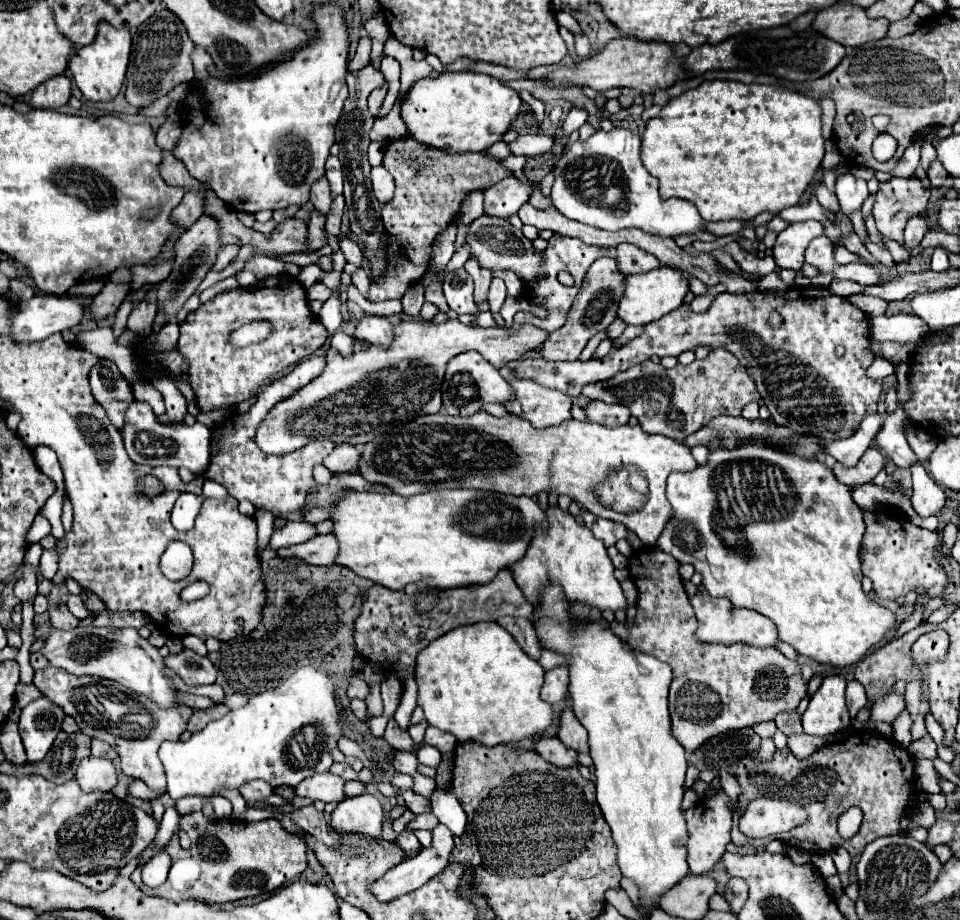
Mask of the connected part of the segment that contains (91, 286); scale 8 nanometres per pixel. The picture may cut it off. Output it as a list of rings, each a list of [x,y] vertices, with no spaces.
[[[96,280],[96,282],[86,282],[86,284],[76,284],[70,288],[68,294],[72,296],[96,296],[102,288],[102,280]]]

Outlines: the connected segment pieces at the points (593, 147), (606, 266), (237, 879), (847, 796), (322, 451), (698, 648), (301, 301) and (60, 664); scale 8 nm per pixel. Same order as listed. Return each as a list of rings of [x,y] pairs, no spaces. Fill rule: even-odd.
[[[614,126],[610,132],[598,130],[588,140],[570,142],[552,164],[552,172],[552,204],[570,220],[578,220],[600,230],[640,228],[644,232],[670,238],[702,230],[704,220],[694,204],[680,198],[662,200],[658,196],[658,180],[648,174],[640,160],[640,136],[628,128]],[[588,188],[594,188],[594,194],[588,194]]]
[[[598,258],[590,270],[586,272],[584,284],[572,304],[572,310],[566,318],[566,324],[552,332],[550,338],[542,344],[540,352],[536,352],[538,358],[544,358],[548,362],[568,362],[568,360],[576,360],[582,352],[582,348],[586,346],[586,342],[600,330],[606,330],[614,320],[616,320],[616,308],[620,302],[620,296],[624,294],[622,290],[624,286],[624,276],[620,276],[618,268],[616,268],[616,260],[612,258]]]
[[[190,812],[180,818],[180,828],[188,832],[192,848],[182,850],[176,832],[170,842],[162,846],[172,856],[172,868],[168,880],[162,886],[150,888],[140,880],[140,868],[150,858],[152,846],[148,846],[138,856],[138,868],[134,870],[130,880],[140,886],[144,894],[160,896],[172,902],[196,898],[208,904],[226,904],[248,896],[258,896],[262,892],[272,892],[300,876],[308,866],[306,844],[296,834],[284,830],[278,818],[262,822],[242,822],[236,818],[210,820],[202,812]]]
[[[856,732],[842,742],[834,742],[812,752],[812,756],[804,760],[798,760],[790,748],[776,750],[770,762],[760,762],[756,752],[746,754],[740,758],[740,762],[736,762],[734,776],[740,784],[738,808],[734,810],[732,824],[732,842],[736,846],[742,846],[742,840],[746,838],[738,830],[738,820],[746,804],[752,798],[770,796],[770,792],[776,792],[776,798],[790,798],[804,804],[810,816],[804,826],[778,836],[784,844],[812,854],[842,846],[850,852],[850,856],[858,856],[866,844],[874,842],[876,838],[900,832],[900,818],[908,808],[910,794],[914,790],[914,760],[904,748],[896,744],[892,746],[892,742],[886,738],[872,736],[870,732]],[[852,806],[858,806],[864,812],[864,820],[858,834],[844,840],[838,834],[838,818]]]
[[[312,356],[308,360],[302,360],[300,364],[296,364],[296,368],[288,376],[282,376],[282,378],[270,382],[256,396],[256,402],[248,408],[248,412],[244,412],[244,416],[236,414],[224,422],[224,428],[222,428],[222,424],[216,426],[212,430],[210,464],[204,470],[204,478],[212,478],[214,482],[222,484],[228,490],[228,494],[234,496],[236,500],[250,500],[256,508],[270,510],[276,516],[288,514],[288,512],[302,512],[308,490],[314,486],[312,466],[320,464],[324,460],[324,456],[328,452],[332,452],[332,448],[336,444],[332,444],[328,440],[316,440],[292,454],[266,456],[256,446],[254,432],[256,432],[260,420],[264,420],[264,416],[268,414],[268,410],[274,404],[292,396],[292,392],[300,390],[304,384],[312,382],[322,370],[324,370],[324,356]]]
[[[644,546],[634,552],[630,558],[628,570],[630,578],[638,588],[636,602],[636,618],[634,622],[612,622],[610,628],[614,634],[624,638],[632,648],[654,654],[658,660],[664,660],[672,668],[672,684],[670,684],[670,716],[672,716],[672,732],[676,740],[684,746],[686,752],[694,752],[708,738],[724,734],[728,730],[738,730],[752,726],[756,722],[772,720],[782,710],[794,710],[802,696],[808,692],[808,682],[802,678],[802,664],[786,658],[778,648],[756,648],[750,644],[704,644],[696,638],[698,620],[694,616],[694,608],[684,592],[682,578],[678,574],[678,562],[662,552],[658,546]]]
[[[282,272],[278,276],[268,276],[250,288],[220,292],[212,300],[204,302],[196,312],[188,314],[180,322],[178,350],[186,360],[190,360],[188,380],[196,394],[196,402],[202,412],[208,412],[250,400],[258,388],[266,384],[264,380],[302,358],[312,356],[324,346],[328,336],[328,330],[308,306],[304,286]],[[254,320],[268,320],[272,324],[272,334],[256,346],[234,348],[230,344],[230,332]]]
[[[76,626],[72,630],[52,630],[44,638],[44,648],[40,650],[42,656],[56,668],[62,668],[76,676],[98,676],[116,680],[118,684],[144,694],[160,706],[178,704],[174,694],[178,692],[168,678],[162,674],[164,660],[160,658],[158,650],[144,640],[138,630],[134,628],[96,628],[96,626]]]

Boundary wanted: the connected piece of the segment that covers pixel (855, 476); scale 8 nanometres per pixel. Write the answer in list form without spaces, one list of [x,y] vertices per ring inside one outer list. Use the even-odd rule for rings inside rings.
[[[868,448],[864,452],[864,456],[858,460],[856,466],[852,468],[847,468],[841,463],[837,462],[833,468],[833,472],[836,478],[843,484],[848,484],[848,486],[860,486],[860,484],[868,484],[872,482],[872,478],[884,470],[888,464],[886,456],[876,450],[876,448]]]

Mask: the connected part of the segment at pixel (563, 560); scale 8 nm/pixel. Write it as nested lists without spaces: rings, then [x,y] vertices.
[[[548,506],[544,510],[548,518],[548,528],[536,530],[528,552],[518,564],[510,566],[510,572],[516,580],[516,584],[522,588],[524,596],[536,606],[538,592],[548,584],[548,582],[558,582],[570,602],[584,602],[590,606],[596,606],[600,610],[618,610],[626,606],[626,598],[622,594],[620,582],[614,578],[614,566],[606,554],[604,544],[594,538],[594,534],[576,518],[560,506]]]

